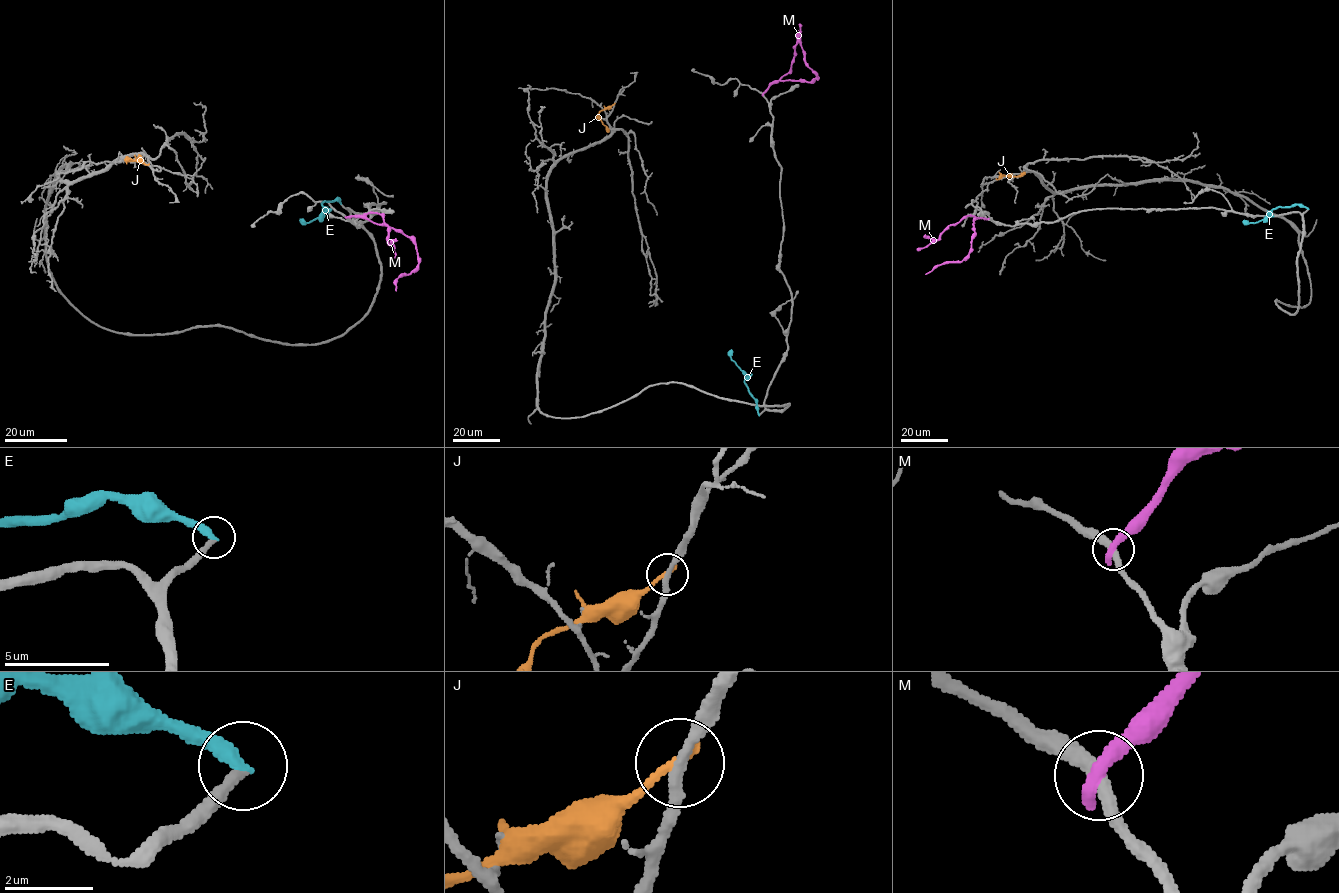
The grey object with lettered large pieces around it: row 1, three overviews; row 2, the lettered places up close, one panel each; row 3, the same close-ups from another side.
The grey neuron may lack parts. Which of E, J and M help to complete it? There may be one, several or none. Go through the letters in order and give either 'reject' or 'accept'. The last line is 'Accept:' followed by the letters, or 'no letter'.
E: reject
J: reject
M: reject
Accept: no letter

